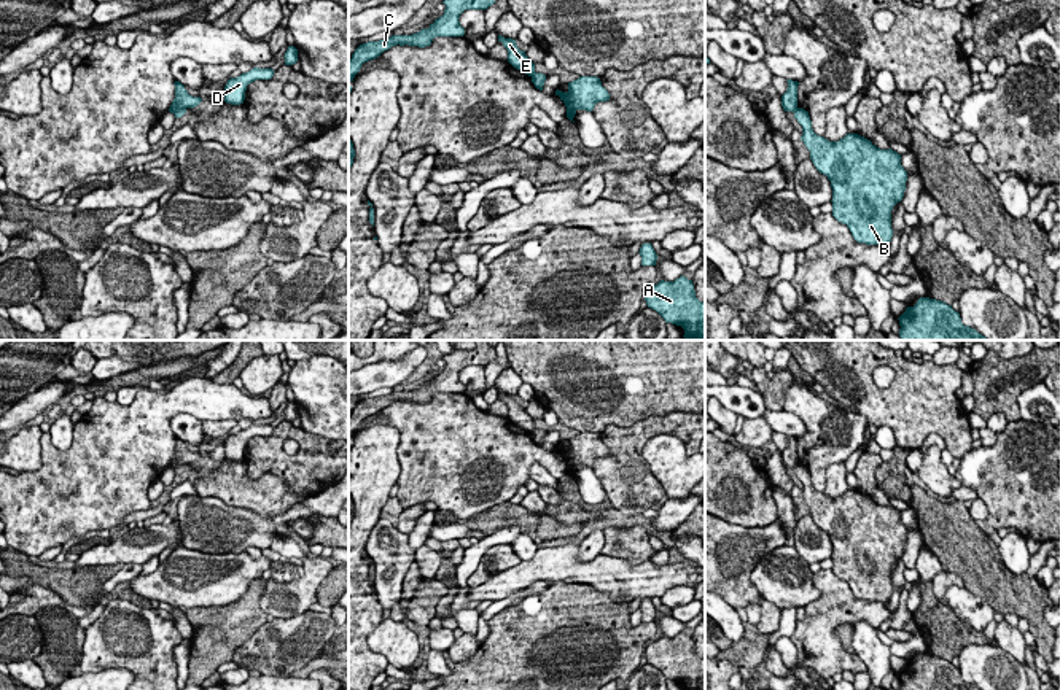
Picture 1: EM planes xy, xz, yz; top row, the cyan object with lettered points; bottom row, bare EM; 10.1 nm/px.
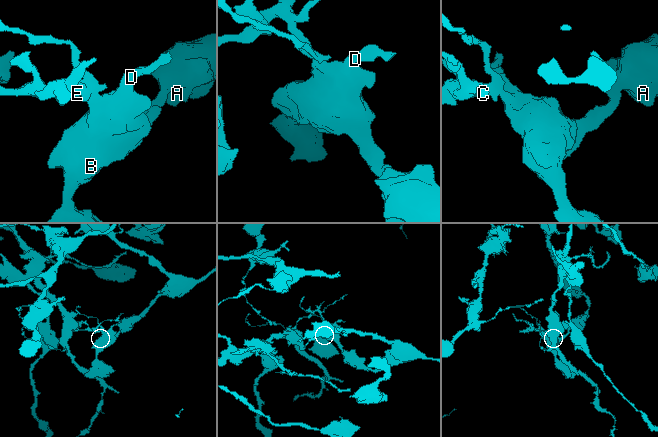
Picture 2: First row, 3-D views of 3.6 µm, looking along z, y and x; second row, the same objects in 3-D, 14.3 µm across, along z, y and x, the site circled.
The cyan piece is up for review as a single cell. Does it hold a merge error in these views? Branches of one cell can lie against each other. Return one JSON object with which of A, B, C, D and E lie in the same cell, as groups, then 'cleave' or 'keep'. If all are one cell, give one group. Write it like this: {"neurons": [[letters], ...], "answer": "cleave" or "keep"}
{"neurons": [["A", "B", "D"], ["C", "E"]], "answer": "cleave"}

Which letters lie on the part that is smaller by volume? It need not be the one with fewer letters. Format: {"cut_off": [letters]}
{"cut_off": ["C", "E"]}

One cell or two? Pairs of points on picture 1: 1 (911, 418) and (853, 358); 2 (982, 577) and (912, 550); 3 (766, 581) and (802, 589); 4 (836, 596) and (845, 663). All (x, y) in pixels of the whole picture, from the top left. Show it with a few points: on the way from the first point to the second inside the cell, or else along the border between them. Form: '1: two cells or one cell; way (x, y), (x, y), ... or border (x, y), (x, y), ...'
1: one cell; way (893, 406), (885, 406), (858, 376)
2: two cells; border (919, 528), (925, 544)
3: one cell; way (775, 581), (793, 589)
4: one cell; way (828, 612), (830, 647)

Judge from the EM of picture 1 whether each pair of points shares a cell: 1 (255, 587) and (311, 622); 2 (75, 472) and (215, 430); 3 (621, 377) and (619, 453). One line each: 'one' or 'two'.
1: two
2: two
3: two

